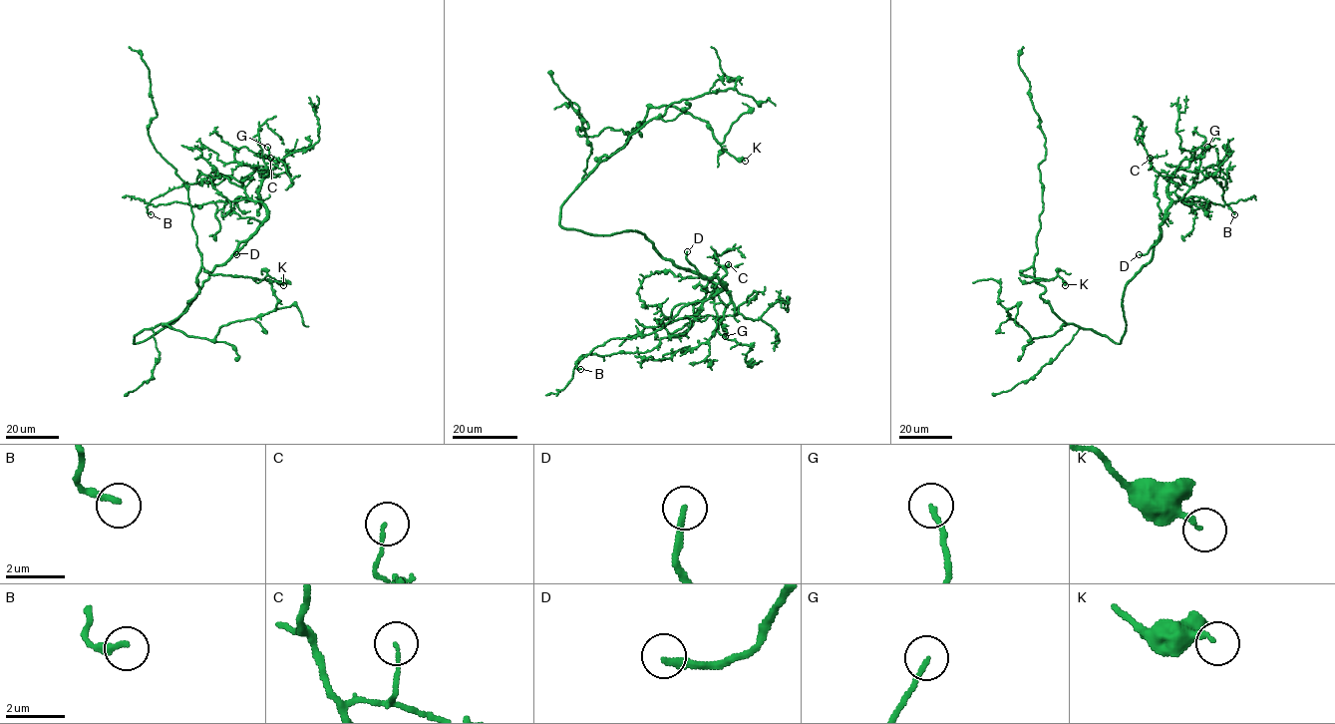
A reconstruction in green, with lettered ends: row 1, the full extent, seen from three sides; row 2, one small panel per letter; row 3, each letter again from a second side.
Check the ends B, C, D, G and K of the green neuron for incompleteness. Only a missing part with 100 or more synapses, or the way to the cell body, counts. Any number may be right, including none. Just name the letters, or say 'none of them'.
D

